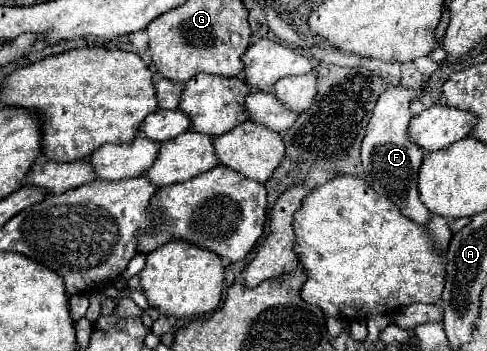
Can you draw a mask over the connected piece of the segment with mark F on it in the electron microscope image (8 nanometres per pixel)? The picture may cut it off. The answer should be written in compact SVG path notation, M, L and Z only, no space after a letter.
M389 86L377 100L373 108L373 116L367 124L367 134L361 144L361 160L363 160L363 170L365 170L365 180L373 186L375 192L389 196L405 216L415 220L417 224L425 226L429 232L435 234L437 248L443 252L449 246L451 240L451 230L447 228L447 222L443 216L437 216L425 208L419 200L419 190L417 190L417 172L423 162L425 150L419 144L413 144L409 140L409 120L413 120L411 106L413 102L419 100L415 90L407 86Z

